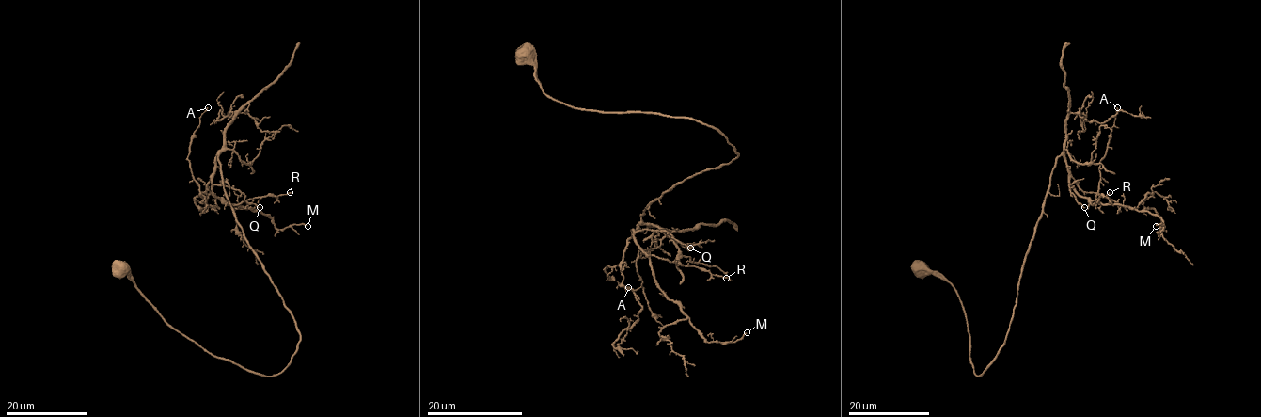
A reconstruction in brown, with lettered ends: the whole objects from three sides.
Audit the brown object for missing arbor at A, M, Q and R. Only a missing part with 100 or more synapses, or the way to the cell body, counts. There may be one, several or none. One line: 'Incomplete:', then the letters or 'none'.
Incomplete: none

